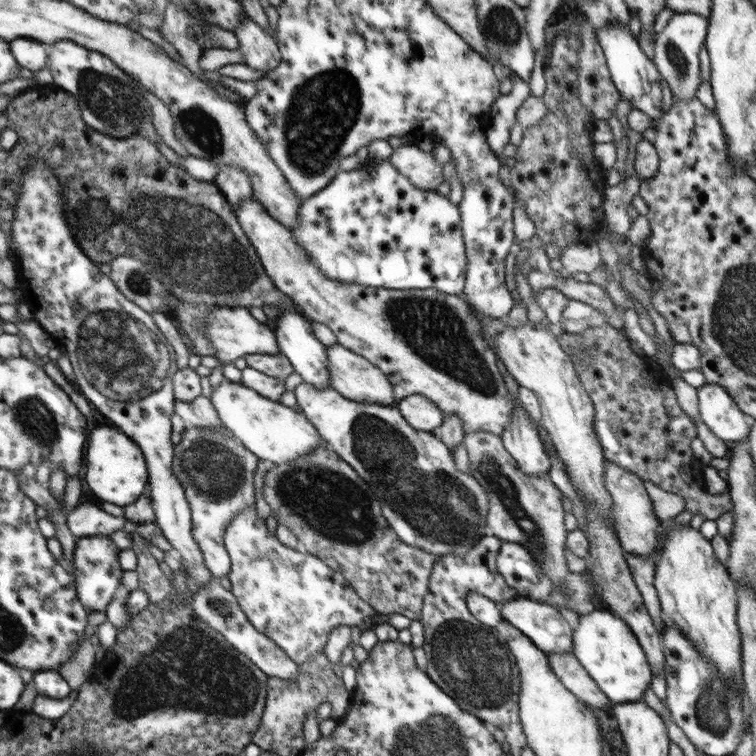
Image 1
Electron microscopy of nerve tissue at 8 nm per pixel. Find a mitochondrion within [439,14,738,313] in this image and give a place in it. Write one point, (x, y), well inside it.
(679, 63)

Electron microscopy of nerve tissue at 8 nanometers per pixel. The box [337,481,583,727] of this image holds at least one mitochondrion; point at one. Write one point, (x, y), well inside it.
(471, 662)

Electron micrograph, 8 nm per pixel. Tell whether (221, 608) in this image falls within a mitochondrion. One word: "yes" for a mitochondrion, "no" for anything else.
yes

